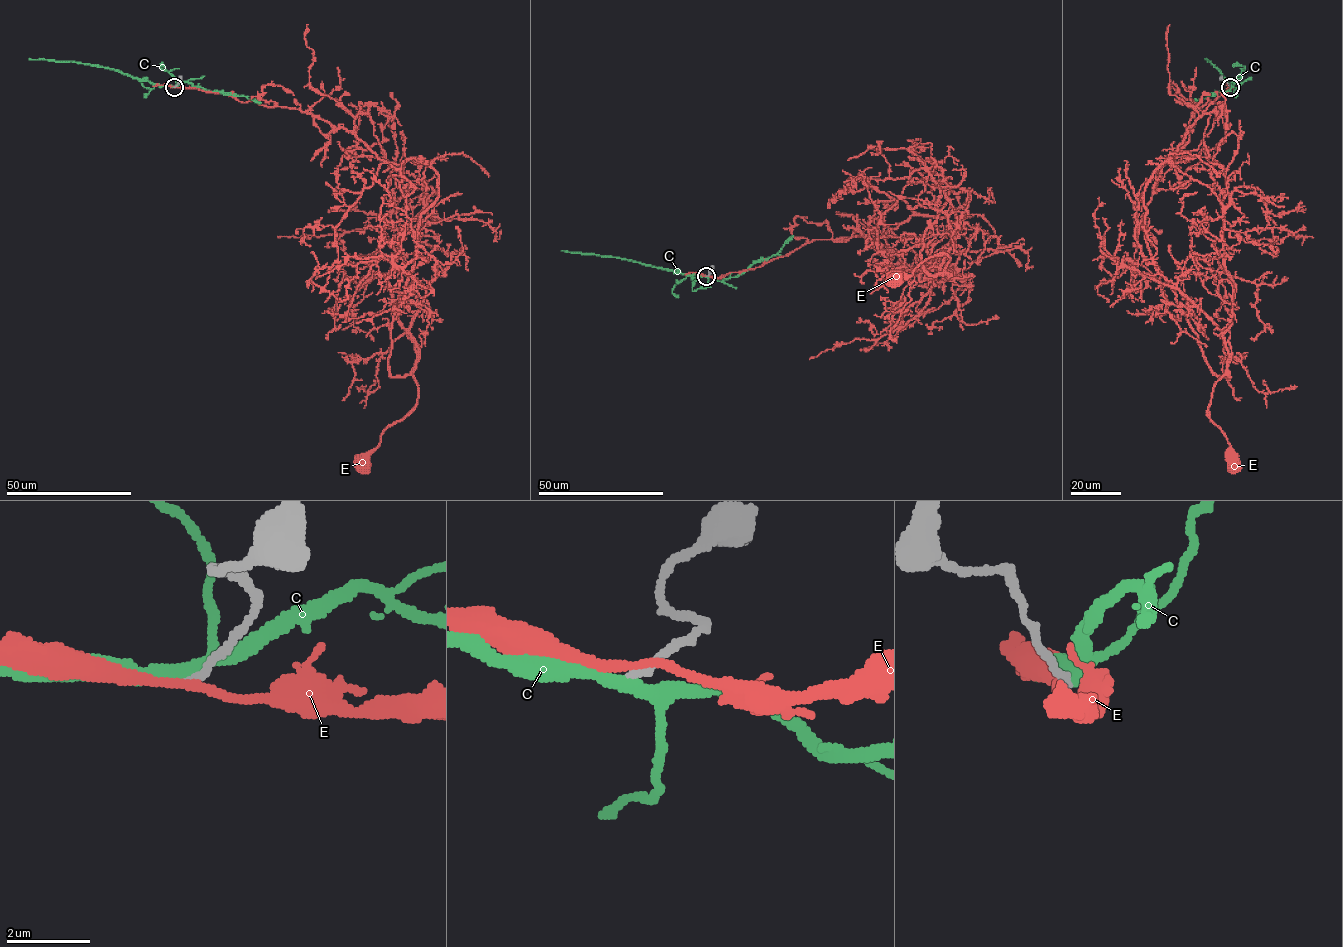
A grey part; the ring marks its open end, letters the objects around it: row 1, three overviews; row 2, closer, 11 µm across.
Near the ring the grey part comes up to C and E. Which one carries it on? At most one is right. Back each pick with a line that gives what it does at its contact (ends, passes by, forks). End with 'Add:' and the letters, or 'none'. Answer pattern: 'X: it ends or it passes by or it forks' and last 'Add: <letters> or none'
C: it forks
Add: C

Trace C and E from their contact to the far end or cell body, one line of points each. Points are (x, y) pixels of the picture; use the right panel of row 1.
C: (1230, 86), (1219, 70), (1204, 59)
E: (1229, 86), (1193, 106), (1186, 130), (1210, 113), (1203, 144), (1226, 173), (1231, 359), (1208, 417), (1236, 463)

